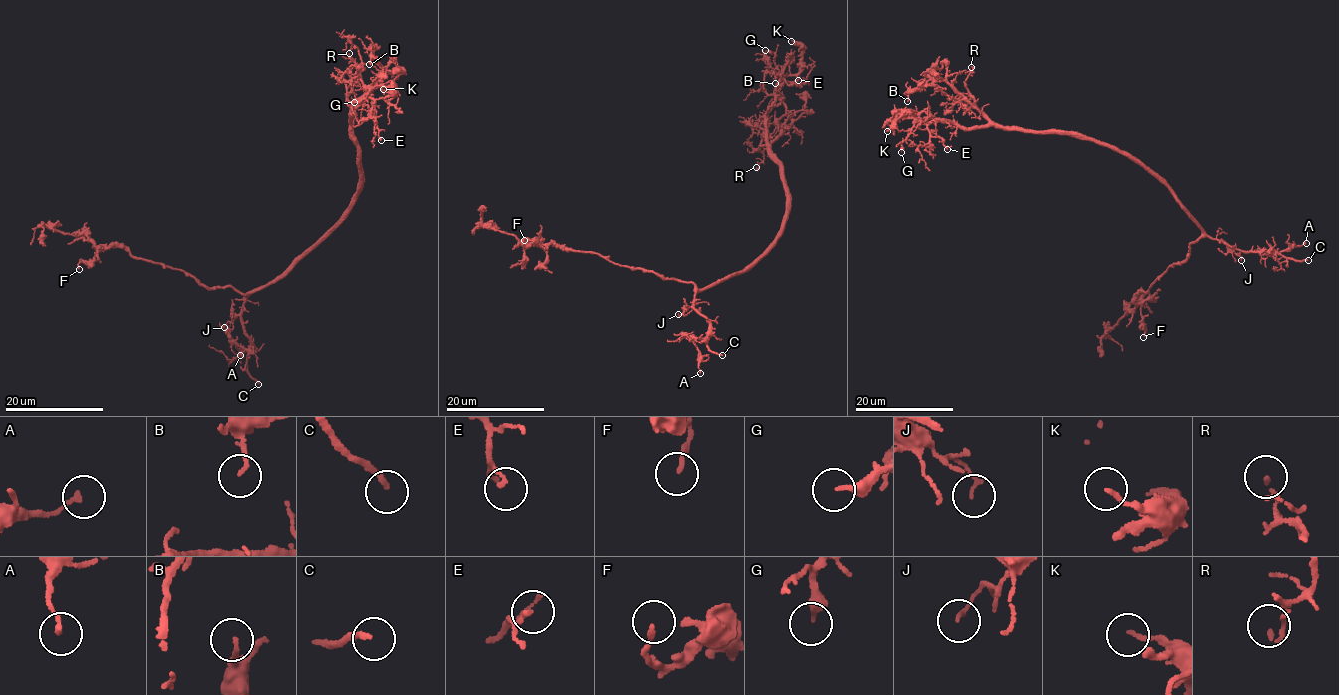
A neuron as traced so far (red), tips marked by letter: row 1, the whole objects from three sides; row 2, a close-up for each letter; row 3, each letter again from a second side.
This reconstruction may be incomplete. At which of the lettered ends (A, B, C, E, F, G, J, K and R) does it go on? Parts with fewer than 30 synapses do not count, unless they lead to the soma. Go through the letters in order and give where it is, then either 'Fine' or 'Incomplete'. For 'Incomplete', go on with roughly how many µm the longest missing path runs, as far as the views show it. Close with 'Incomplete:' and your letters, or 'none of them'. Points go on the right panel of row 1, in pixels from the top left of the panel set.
A: Place: (1306, 243). Fine
B: Place: (907, 101). Fine
C: Place: (1308, 260). Incomplete. Missing length about 40 µm
E: Place: (947, 149). Fine
F: Place: (1143, 337). Fine
G: Place: (901, 152). Fine
J: Place: (1241, 260). Fine
K: Place: (887, 131). Fine
R: Place: (971, 67). Fine
Incomplete: C

